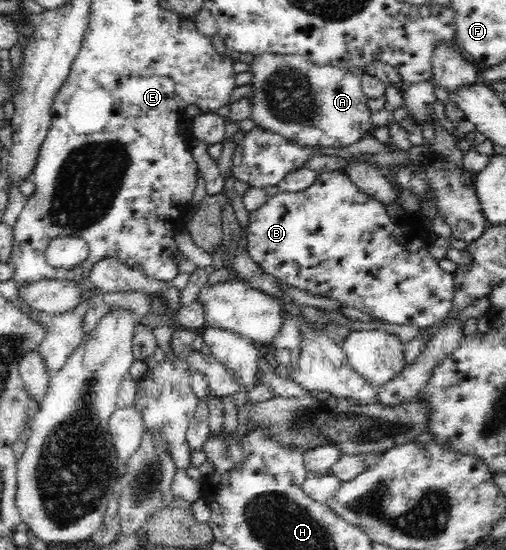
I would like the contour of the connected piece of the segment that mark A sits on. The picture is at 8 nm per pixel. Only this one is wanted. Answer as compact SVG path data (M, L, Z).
M262 52L257 55L249 65L248 71L253 73L250 119L258 130L279 134L287 142L301 146L302 149L321 151L325 147L341 149L359 143L361 139L370 137L371 131L376 128L376 124L371 122L372 109L367 106L368 96L361 90L361 76L354 72L329 64L316 64L308 57L299 54L279 55L276 52Z

